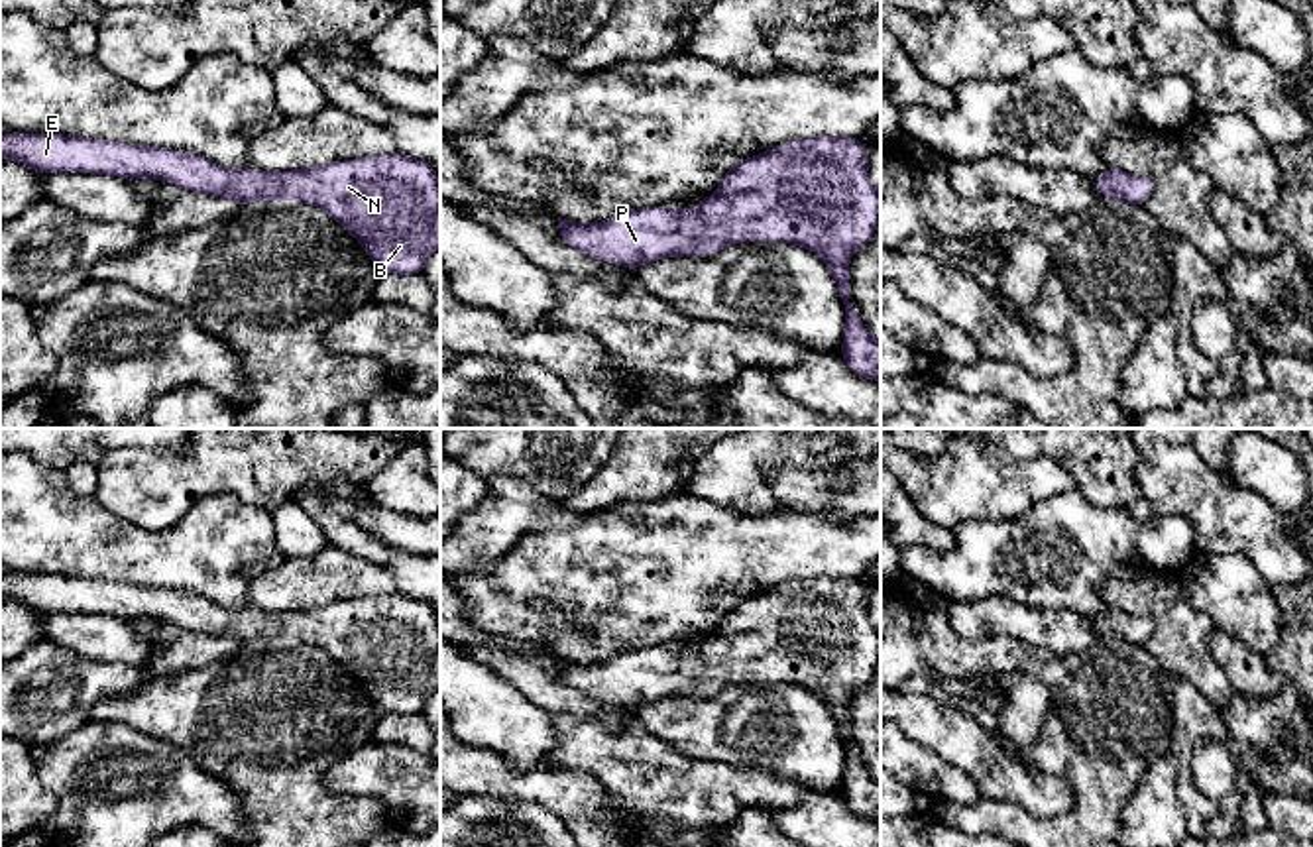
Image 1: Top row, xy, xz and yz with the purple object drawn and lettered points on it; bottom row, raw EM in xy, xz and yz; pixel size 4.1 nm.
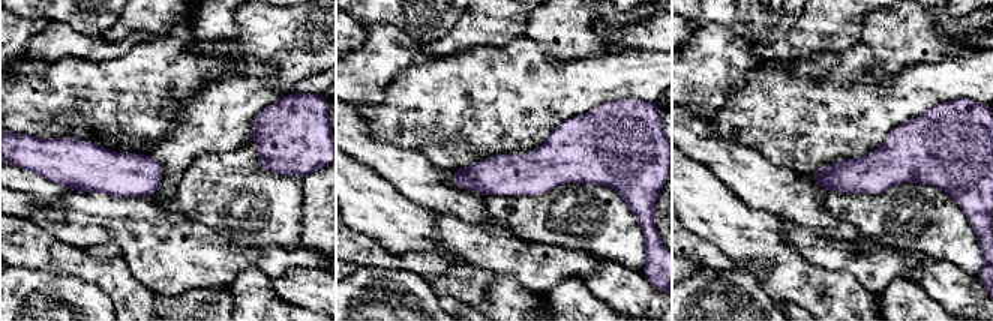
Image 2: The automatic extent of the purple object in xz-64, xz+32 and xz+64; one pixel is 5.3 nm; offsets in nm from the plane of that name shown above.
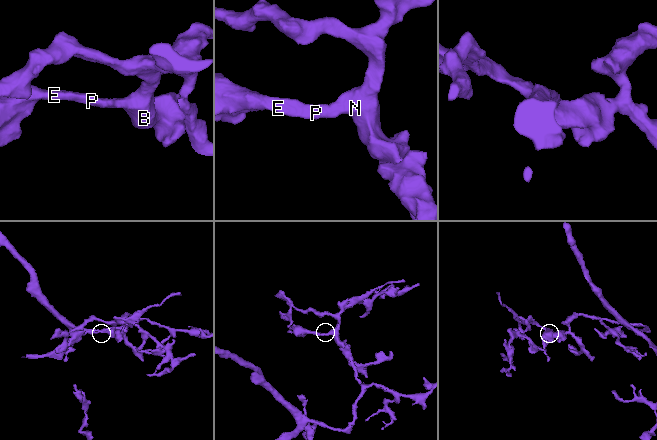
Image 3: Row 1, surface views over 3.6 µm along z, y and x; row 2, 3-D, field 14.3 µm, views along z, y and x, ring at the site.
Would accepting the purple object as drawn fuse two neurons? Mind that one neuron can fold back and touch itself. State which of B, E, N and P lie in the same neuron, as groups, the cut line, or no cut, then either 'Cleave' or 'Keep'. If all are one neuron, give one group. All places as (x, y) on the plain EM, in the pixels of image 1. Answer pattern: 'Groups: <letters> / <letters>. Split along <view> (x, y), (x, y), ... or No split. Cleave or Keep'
Groups: B E N P. No split. Keep

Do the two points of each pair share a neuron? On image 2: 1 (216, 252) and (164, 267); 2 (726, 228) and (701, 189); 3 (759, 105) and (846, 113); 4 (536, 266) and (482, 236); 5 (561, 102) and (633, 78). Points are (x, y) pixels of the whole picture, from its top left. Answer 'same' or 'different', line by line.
1: same
2: same
3: same
4: same
5: same

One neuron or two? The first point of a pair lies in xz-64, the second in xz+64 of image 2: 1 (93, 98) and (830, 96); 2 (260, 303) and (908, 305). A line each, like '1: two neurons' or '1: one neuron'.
1: one neuron
2: one neuron

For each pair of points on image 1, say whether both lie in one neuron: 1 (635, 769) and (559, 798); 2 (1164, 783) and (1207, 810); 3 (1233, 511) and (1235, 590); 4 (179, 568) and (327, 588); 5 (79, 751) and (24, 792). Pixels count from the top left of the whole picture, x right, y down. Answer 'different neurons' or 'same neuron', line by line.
1: different neurons
2: different neurons
3: different neurons
4: different neurons
5: different neurons

